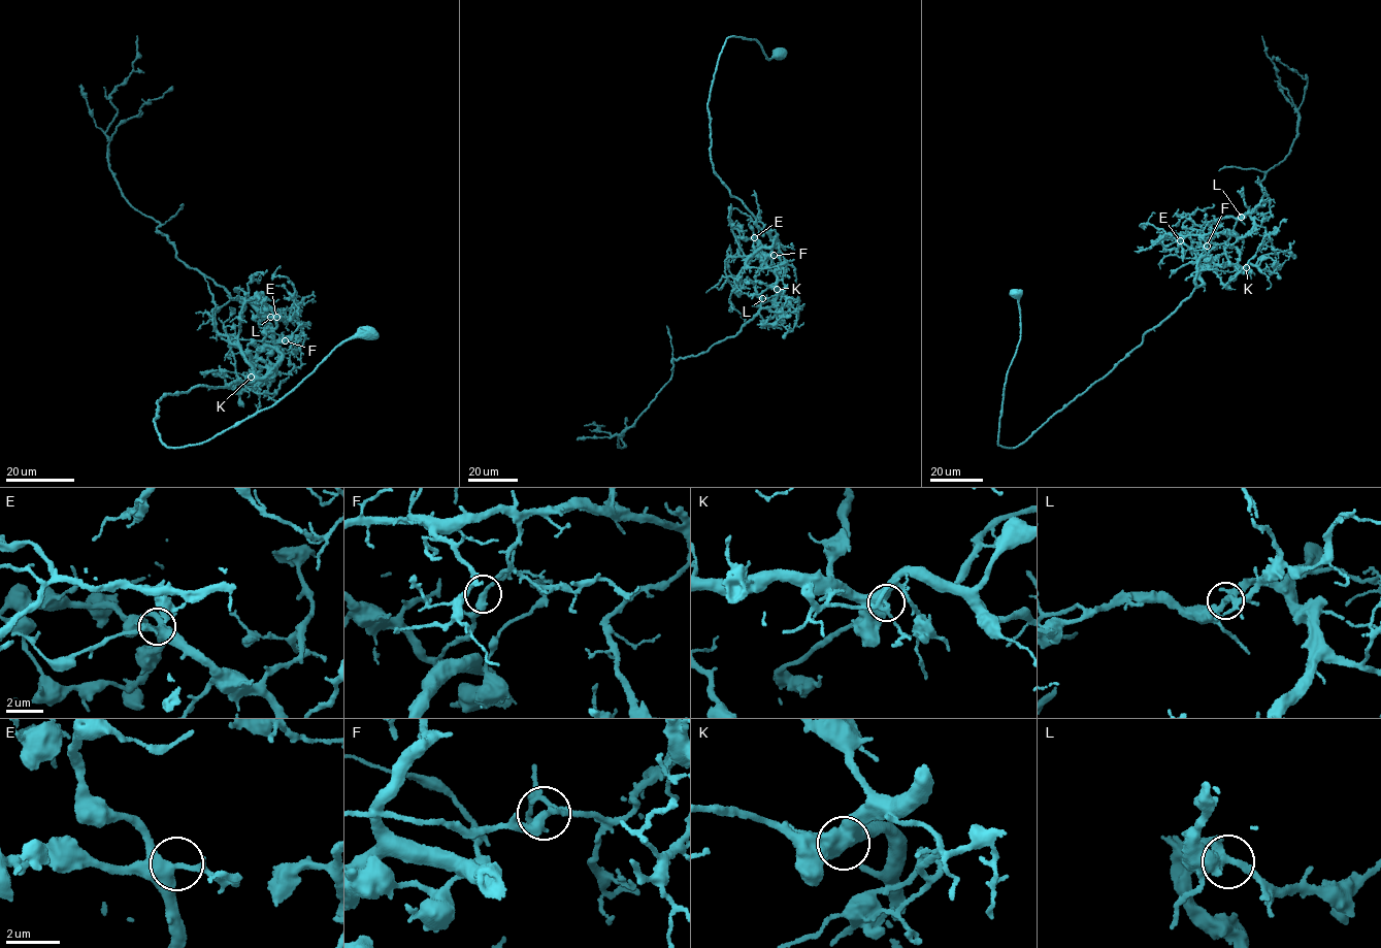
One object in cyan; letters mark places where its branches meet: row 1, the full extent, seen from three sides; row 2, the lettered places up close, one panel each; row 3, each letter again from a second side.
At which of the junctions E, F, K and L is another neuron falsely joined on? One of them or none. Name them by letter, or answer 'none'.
F

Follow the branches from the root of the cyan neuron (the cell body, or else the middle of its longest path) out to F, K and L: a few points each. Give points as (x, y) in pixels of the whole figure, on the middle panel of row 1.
F: (779, 55), (768, 59), (755, 39), (729, 36), (707, 106), (714, 170), (775, 237), (761, 254), (773, 255)
K: (779, 55), (768, 59), (755, 39), (729, 36), (707, 106), (714, 170), (776, 237), (785, 259), (777, 289)
L: (779, 55), (729, 36), (707, 104), (714, 170), (785, 259), (775, 302), (762, 298)

